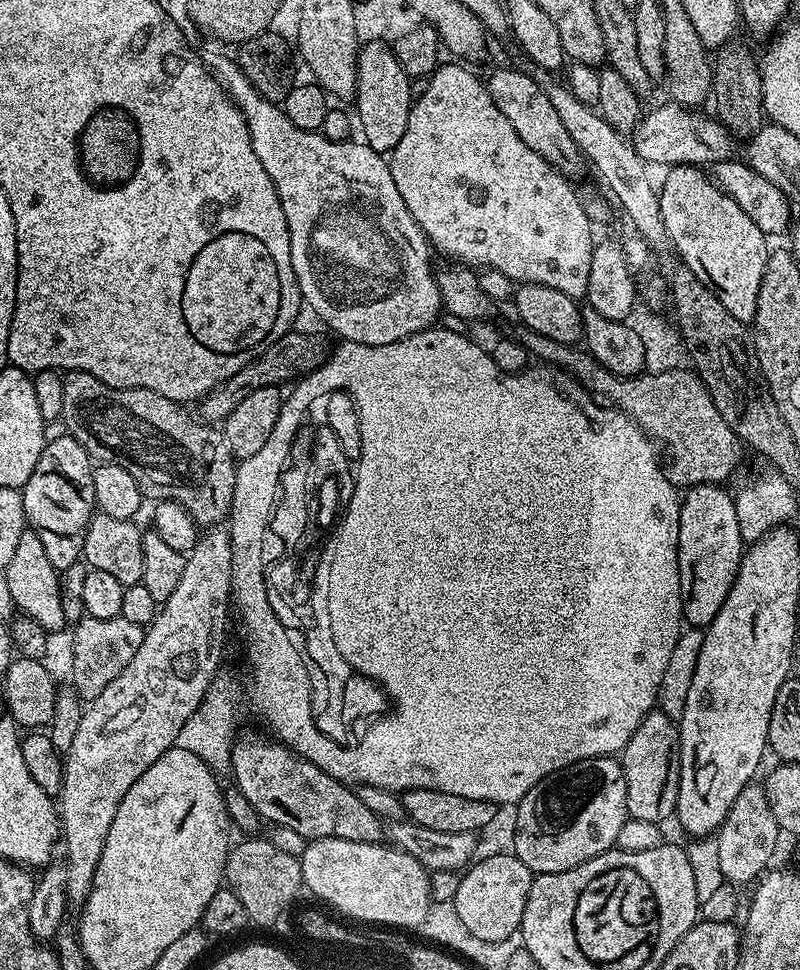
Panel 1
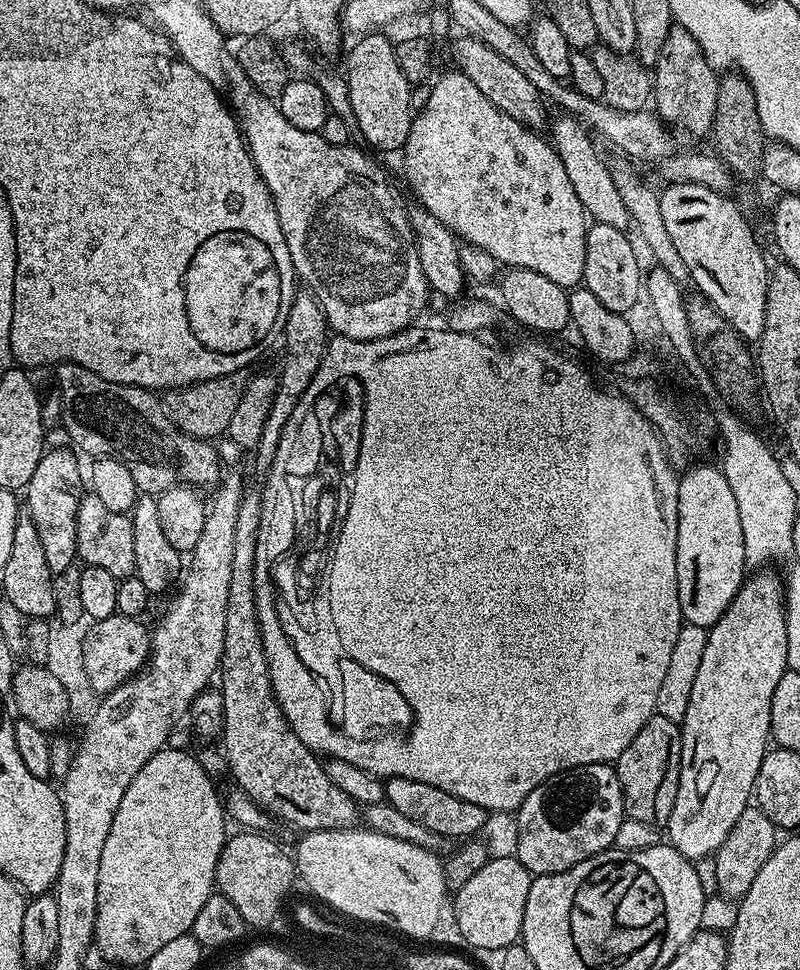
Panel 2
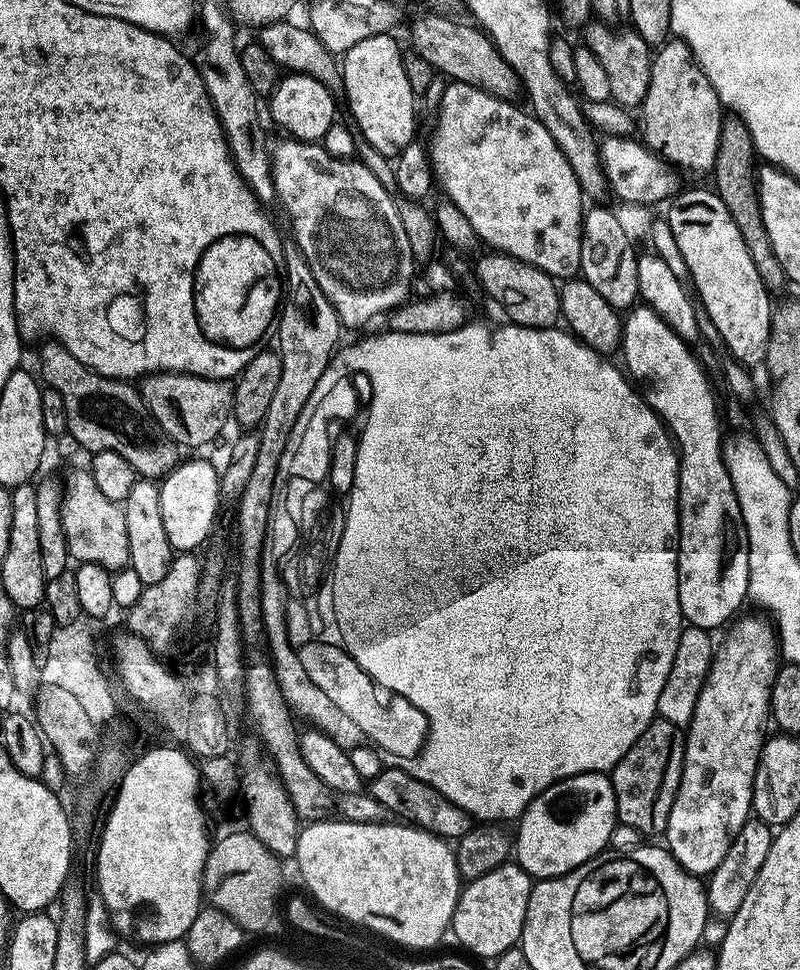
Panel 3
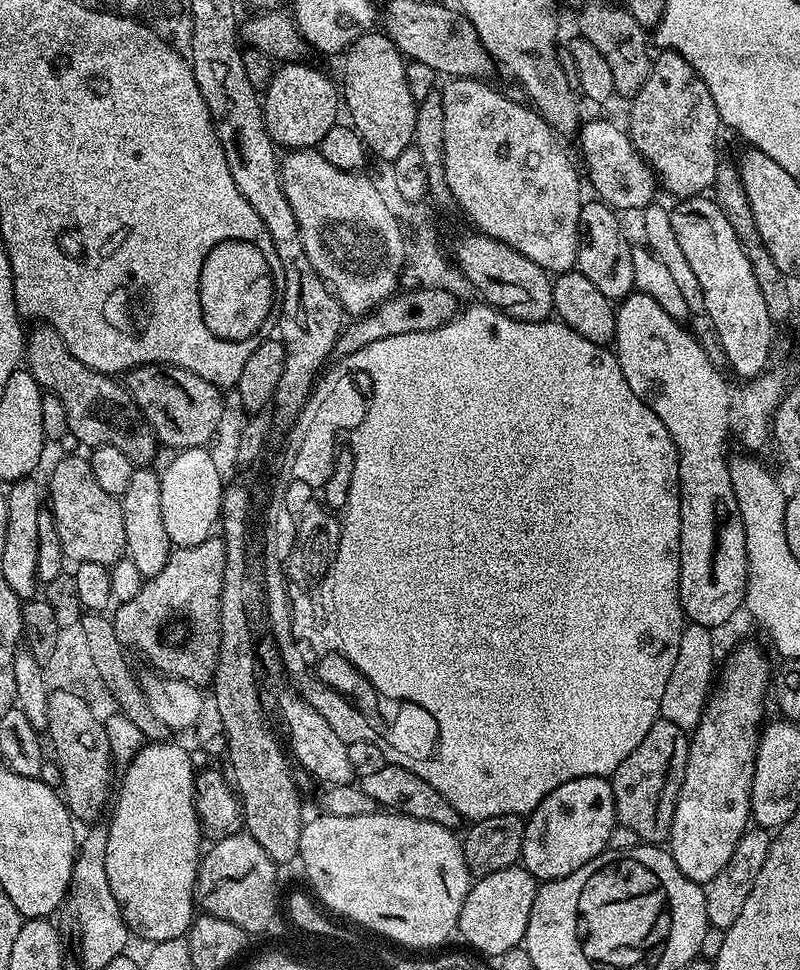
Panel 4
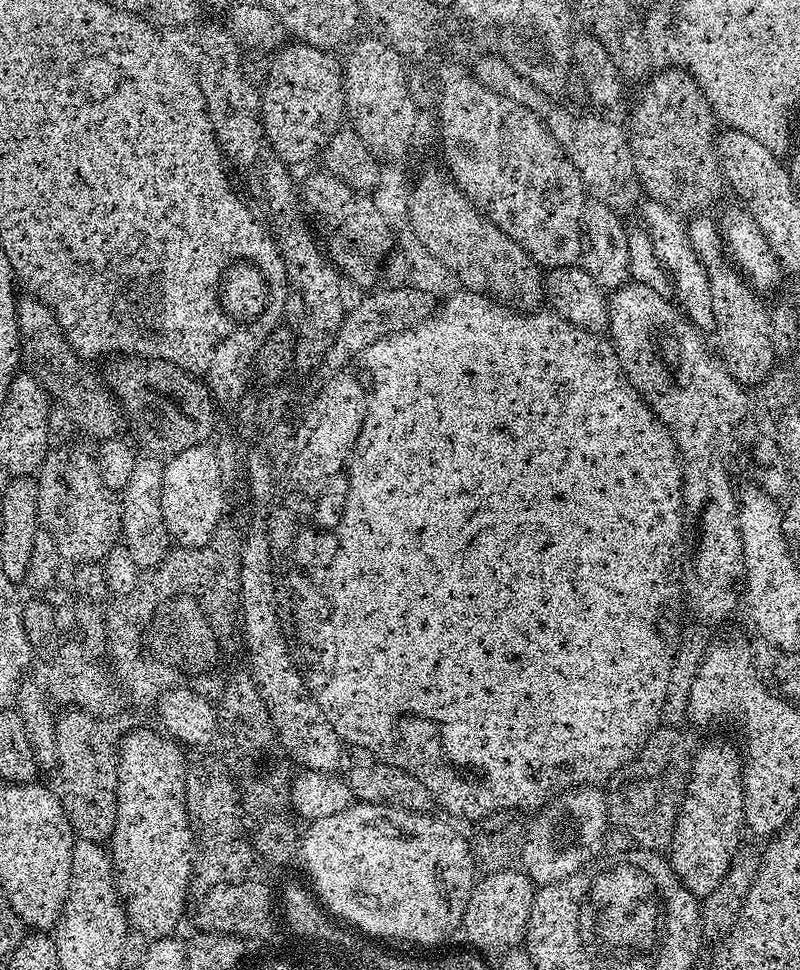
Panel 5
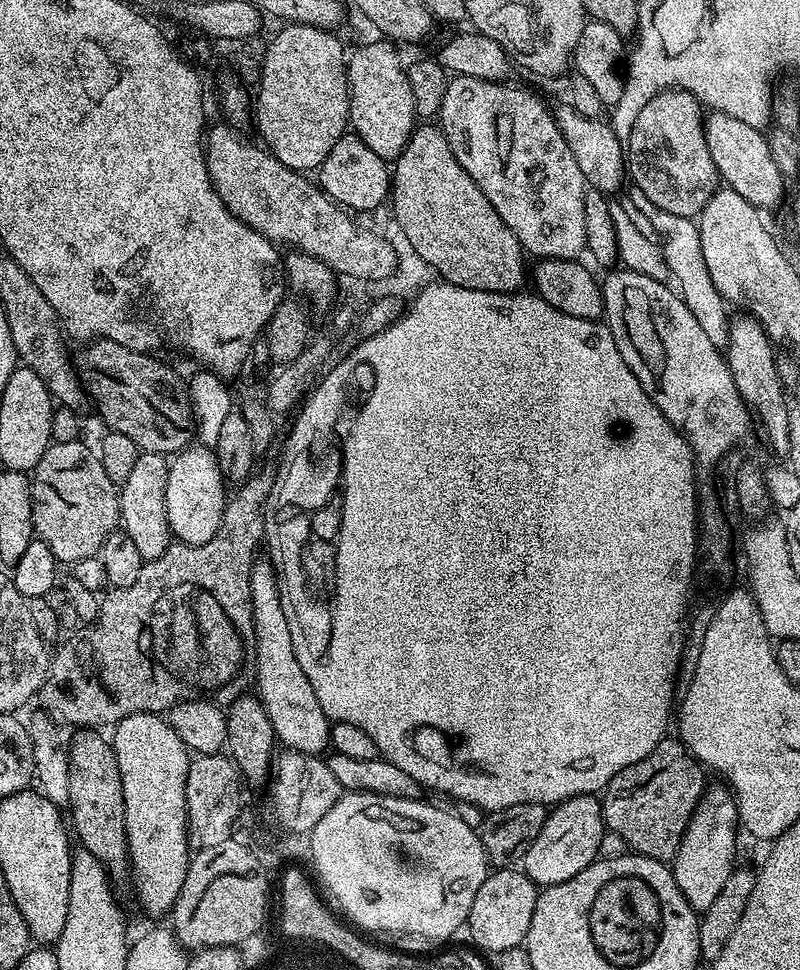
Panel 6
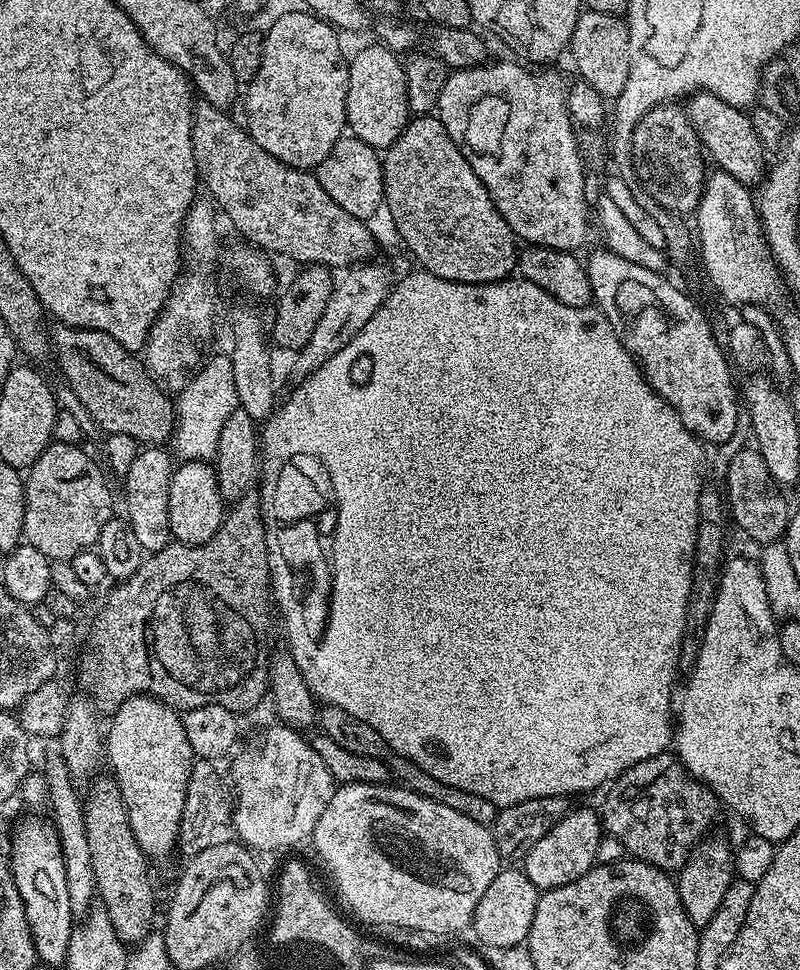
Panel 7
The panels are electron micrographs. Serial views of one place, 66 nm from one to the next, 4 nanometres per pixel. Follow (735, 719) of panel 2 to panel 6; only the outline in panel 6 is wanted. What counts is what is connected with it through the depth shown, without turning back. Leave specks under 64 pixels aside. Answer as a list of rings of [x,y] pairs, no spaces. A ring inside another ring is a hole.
[[[705,787],[704,796],[696,804],[692,817],[688,819],[686,830],[680,839],[676,856],[670,861],[674,878],[678,882],[678,890],[682,890],[682,898],[690,902],[697,914],[710,910],[714,898],[722,891],[726,878],[730,878],[736,856],[736,832],[738,833],[738,817],[736,801],[727,787]]]

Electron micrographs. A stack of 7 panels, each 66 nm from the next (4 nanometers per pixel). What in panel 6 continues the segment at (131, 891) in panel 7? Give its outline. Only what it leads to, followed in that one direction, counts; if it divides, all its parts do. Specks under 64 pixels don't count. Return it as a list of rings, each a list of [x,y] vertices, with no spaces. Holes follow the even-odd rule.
[[[80,730],[77,731],[77,736],[73,738],[72,745],[69,743],[66,748],[66,757],[68,760],[68,768],[69,768],[69,798],[71,800],[70,803],[70,811],[72,810],[72,820],[70,816],[70,824],[74,829],[74,836],[76,836],[80,841],[78,841],[79,847],[85,848],[102,864],[104,868],[110,873],[111,879],[113,881],[120,880],[129,875],[130,872],[130,861],[128,858],[128,839],[126,838],[126,814],[124,813],[124,795],[122,794],[122,774],[118,770],[118,762],[116,761],[116,755],[114,754],[114,750],[109,744],[107,739],[104,740],[99,735],[101,734],[96,730]]]

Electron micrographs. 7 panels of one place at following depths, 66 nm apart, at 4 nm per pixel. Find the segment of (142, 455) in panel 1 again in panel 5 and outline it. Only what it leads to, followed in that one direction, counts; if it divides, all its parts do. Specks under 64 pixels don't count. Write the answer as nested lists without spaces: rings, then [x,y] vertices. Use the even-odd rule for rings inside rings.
[[[24,294],[16,302],[16,321],[20,339],[20,362],[23,371],[31,374],[55,403],[66,406],[77,429],[97,441],[110,440],[125,431],[126,417],[115,396],[99,375],[87,368],[85,361],[70,346],[58,318],[35,296]]]

